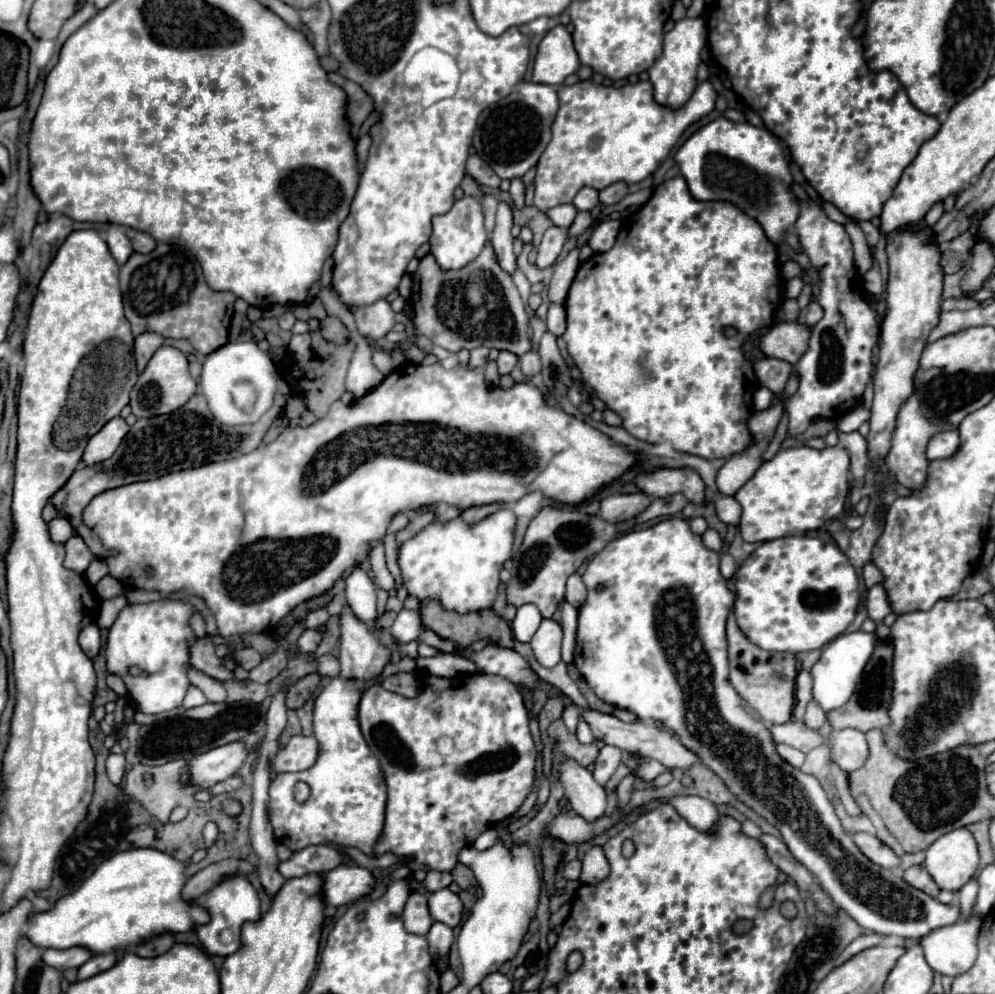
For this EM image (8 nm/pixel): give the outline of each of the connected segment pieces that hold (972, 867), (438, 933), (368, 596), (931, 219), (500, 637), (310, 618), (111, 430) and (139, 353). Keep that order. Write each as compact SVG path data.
M965 828L951 830L937 838L925 856L925 868L939 888L959 890L973 878L979 866L979 852L973 834Z
M433 922L429 934L427 934L427 942L429 942L429 952L433 958L441 958L449 952L451 942L453 942L453 930L449 926L445 926L443 922Z
M357 564L351 574L345 578L345 598L355 616L363 622L371 622L377 618L377 608L375 608L375 584L373 580L361 570Z
M943 203L935 204L924 217L923 225L932 227L933 224L935 224L935 222L937 222L937 220L941 218L943 212L944 212Z
M425 600L421 602L421 620L427 628L459 646L469 646L483 636L491 636L495 644L513 648L513 632L493 608L473 614L453 614L441 602Z
M319 608L315 612L309 612L305 618L305 628L321 628L329 620L327 608Z
M117 416L113 420L109 420L89 442L87 442L87 448L85 448L85 454L83 454L83 462L87 466L95 466L97 462L103 462L107 458L113 456L113 452L117 450L117 446L121 444L121 440L125 438L129 426L127 422Z
M145 332L145 334L135 336L135 358L137 358L137 370L139 372L143 372L149 358L163 344L163 340L165 338L161 338L161 334L153 334L153 332Z

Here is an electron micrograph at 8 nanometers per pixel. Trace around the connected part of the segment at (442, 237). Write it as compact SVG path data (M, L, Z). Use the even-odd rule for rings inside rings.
M463 196L453 204L453 208L447 214L433 218L433 236L429 244L431 244L431 254L437 258L443 270L463 268L465 264L469 264L473 258L479 256L485 242L487 242L487 232L483 228L483 212L477 198Z

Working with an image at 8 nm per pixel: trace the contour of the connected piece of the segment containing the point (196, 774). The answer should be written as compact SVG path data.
M231 742L225 746L213 748L201 756L195 756L189 760L191 782L201 788L221 782L243 766L247 754L249 752L245 750L245 746L241 746L241 742Z

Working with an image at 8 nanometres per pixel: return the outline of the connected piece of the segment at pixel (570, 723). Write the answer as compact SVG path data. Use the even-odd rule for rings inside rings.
M569 706L563 710L563 722L567 726L567 730L571 734L577 732L577 724L579 724L579 708L577 706Z

